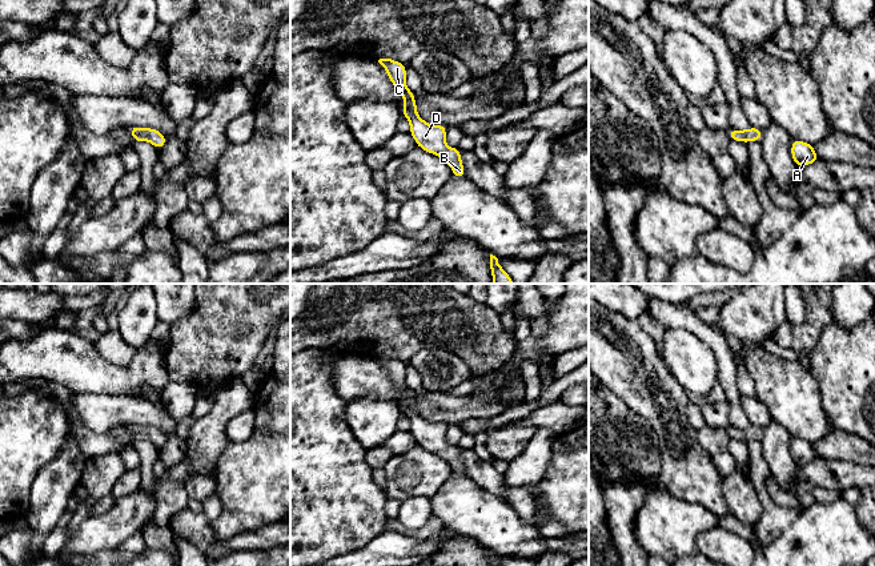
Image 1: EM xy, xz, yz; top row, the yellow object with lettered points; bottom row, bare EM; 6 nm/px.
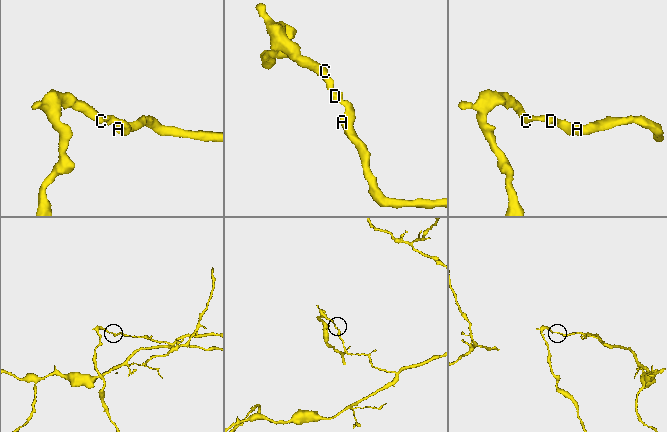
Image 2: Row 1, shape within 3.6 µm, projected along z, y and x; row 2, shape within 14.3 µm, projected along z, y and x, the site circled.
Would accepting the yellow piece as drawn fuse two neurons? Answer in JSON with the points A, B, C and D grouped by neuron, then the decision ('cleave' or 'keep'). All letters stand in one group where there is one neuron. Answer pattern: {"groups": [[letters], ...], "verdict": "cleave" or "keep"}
{"groups": [["A", "B", "C", "D"]], "verdict": "keep"}

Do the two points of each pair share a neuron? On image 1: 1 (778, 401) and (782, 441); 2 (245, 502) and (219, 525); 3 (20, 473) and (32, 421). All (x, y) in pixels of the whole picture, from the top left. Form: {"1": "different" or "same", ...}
{"1": "different", "2": "same", "3": "same"}

